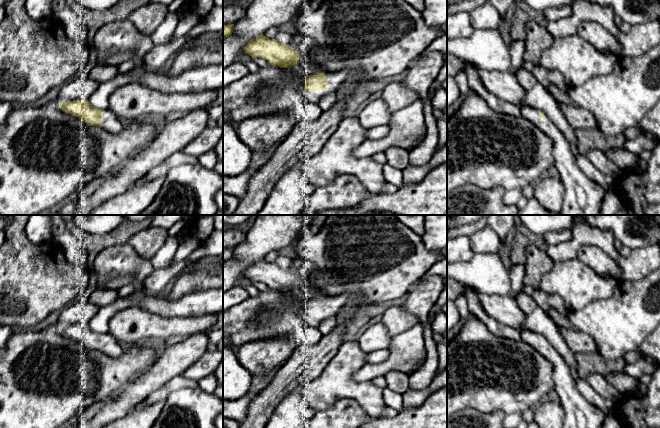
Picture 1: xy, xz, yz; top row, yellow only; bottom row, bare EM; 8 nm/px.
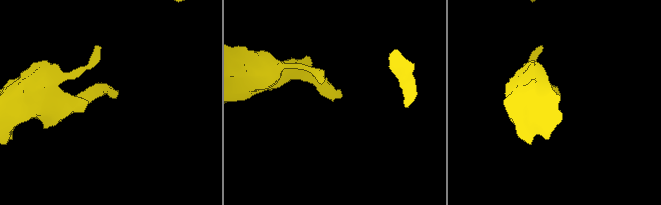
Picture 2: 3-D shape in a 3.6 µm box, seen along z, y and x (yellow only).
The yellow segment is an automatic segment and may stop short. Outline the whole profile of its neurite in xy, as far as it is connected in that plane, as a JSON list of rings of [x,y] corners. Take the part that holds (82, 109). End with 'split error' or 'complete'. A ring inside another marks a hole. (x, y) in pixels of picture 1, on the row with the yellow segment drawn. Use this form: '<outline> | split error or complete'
[[[88,100],[60,102],[60,108],[78,117],[87,125],[100,127],[110,133],[120,132],[124,125],[124,122],[110,109],[96,109]]] | split error

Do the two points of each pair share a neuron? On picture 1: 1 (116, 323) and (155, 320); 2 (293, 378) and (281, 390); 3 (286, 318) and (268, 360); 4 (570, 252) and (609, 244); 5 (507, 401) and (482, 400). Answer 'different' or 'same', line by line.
1: same
2: same
3: different
4: same
5: same

